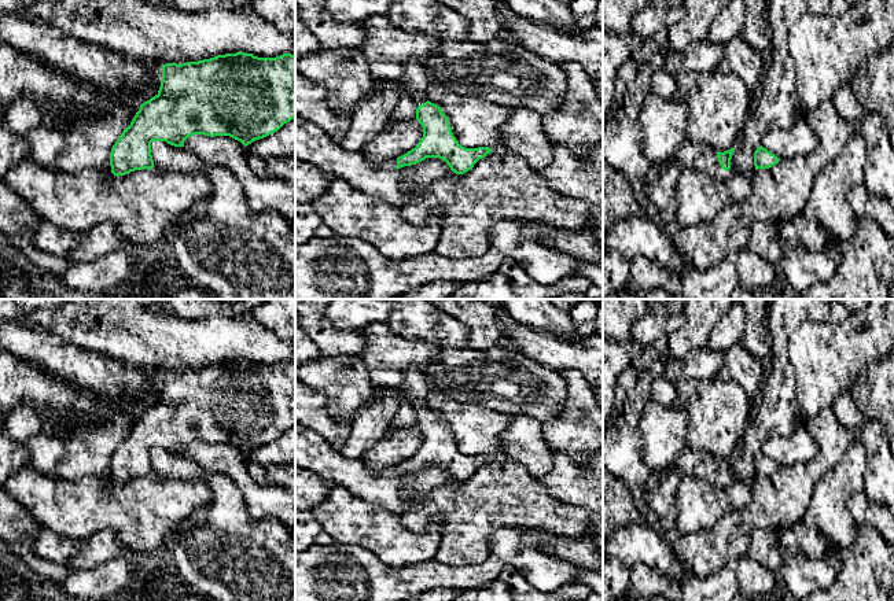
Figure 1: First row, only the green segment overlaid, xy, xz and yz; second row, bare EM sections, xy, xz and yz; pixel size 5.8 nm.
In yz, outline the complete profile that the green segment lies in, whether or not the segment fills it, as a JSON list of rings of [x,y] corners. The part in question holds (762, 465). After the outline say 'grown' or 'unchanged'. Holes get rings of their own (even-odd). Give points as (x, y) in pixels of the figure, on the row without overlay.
[[[762,453],[758,454],[754,460],[754,473],[755,478],[758,476],[769,476],[775,472],[777,472],[780,465],[777,465],[775,461],[764,456]]]; unchanged

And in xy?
[[[236,360],[181,372],[166,370],[162,372],[162,388],[158,401],[140,413],[130,432],[124,436],[111,456],[111,480],[119,484],[135,478],[152,478],[152,449],[166,449],[174,454],[184,454],[184,449],[194,442],[210,445],[229,443],[246,454],[255,447],[277,439],[284,431],[294,425],[295,362],[283,361],[276,365],[258,365],[253,361]]]; unchanged

